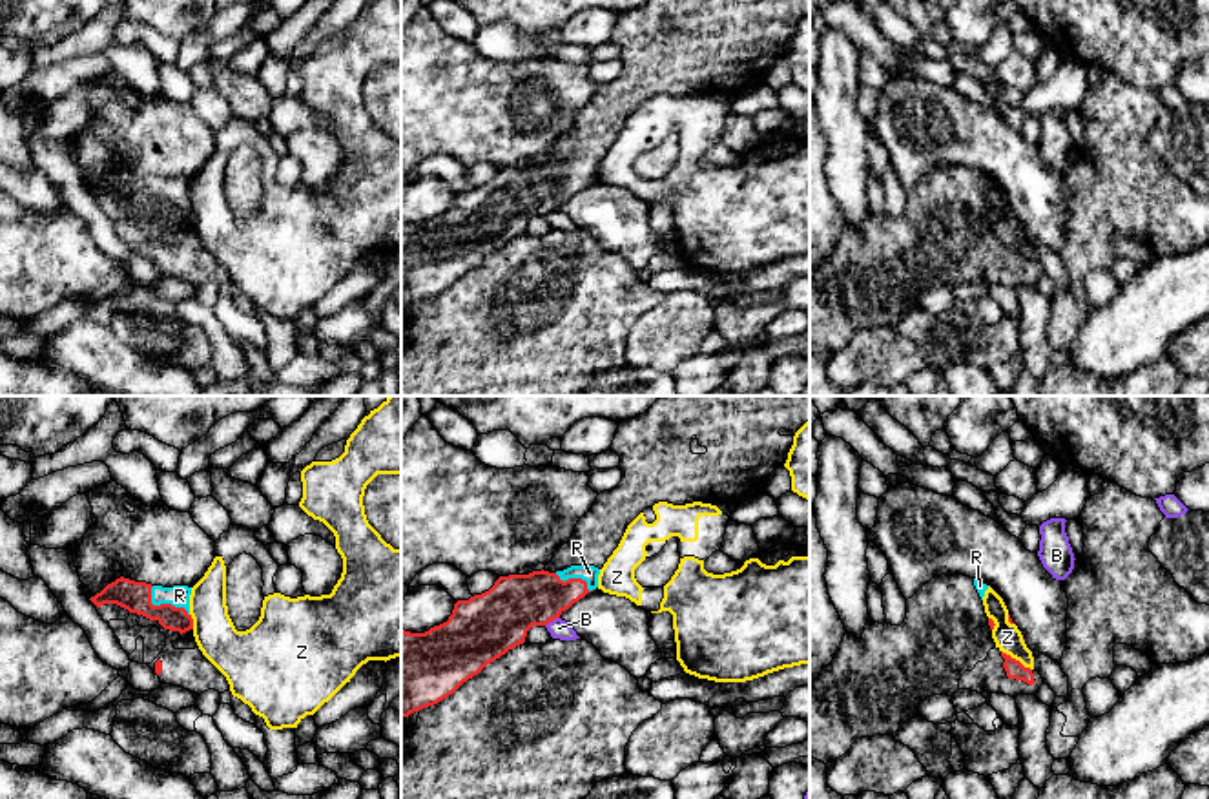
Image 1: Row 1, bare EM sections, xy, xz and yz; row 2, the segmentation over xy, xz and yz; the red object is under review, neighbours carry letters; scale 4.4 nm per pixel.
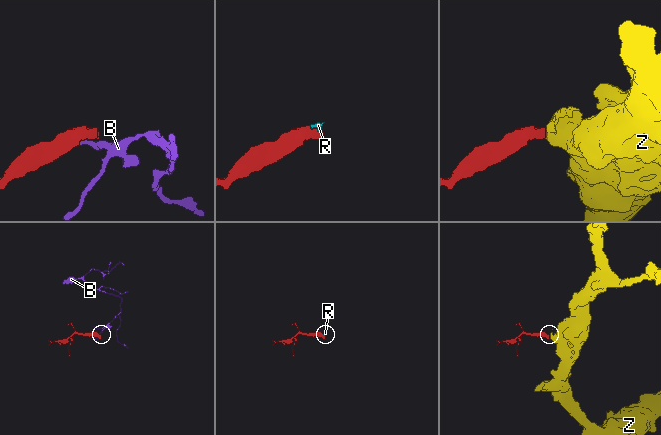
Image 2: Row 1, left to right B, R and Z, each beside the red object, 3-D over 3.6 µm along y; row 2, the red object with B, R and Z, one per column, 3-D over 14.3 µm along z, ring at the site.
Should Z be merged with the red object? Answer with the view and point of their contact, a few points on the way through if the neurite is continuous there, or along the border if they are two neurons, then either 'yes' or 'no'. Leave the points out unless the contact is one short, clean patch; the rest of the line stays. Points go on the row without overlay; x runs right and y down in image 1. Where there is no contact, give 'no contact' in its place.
yz (1014, 250) | no

